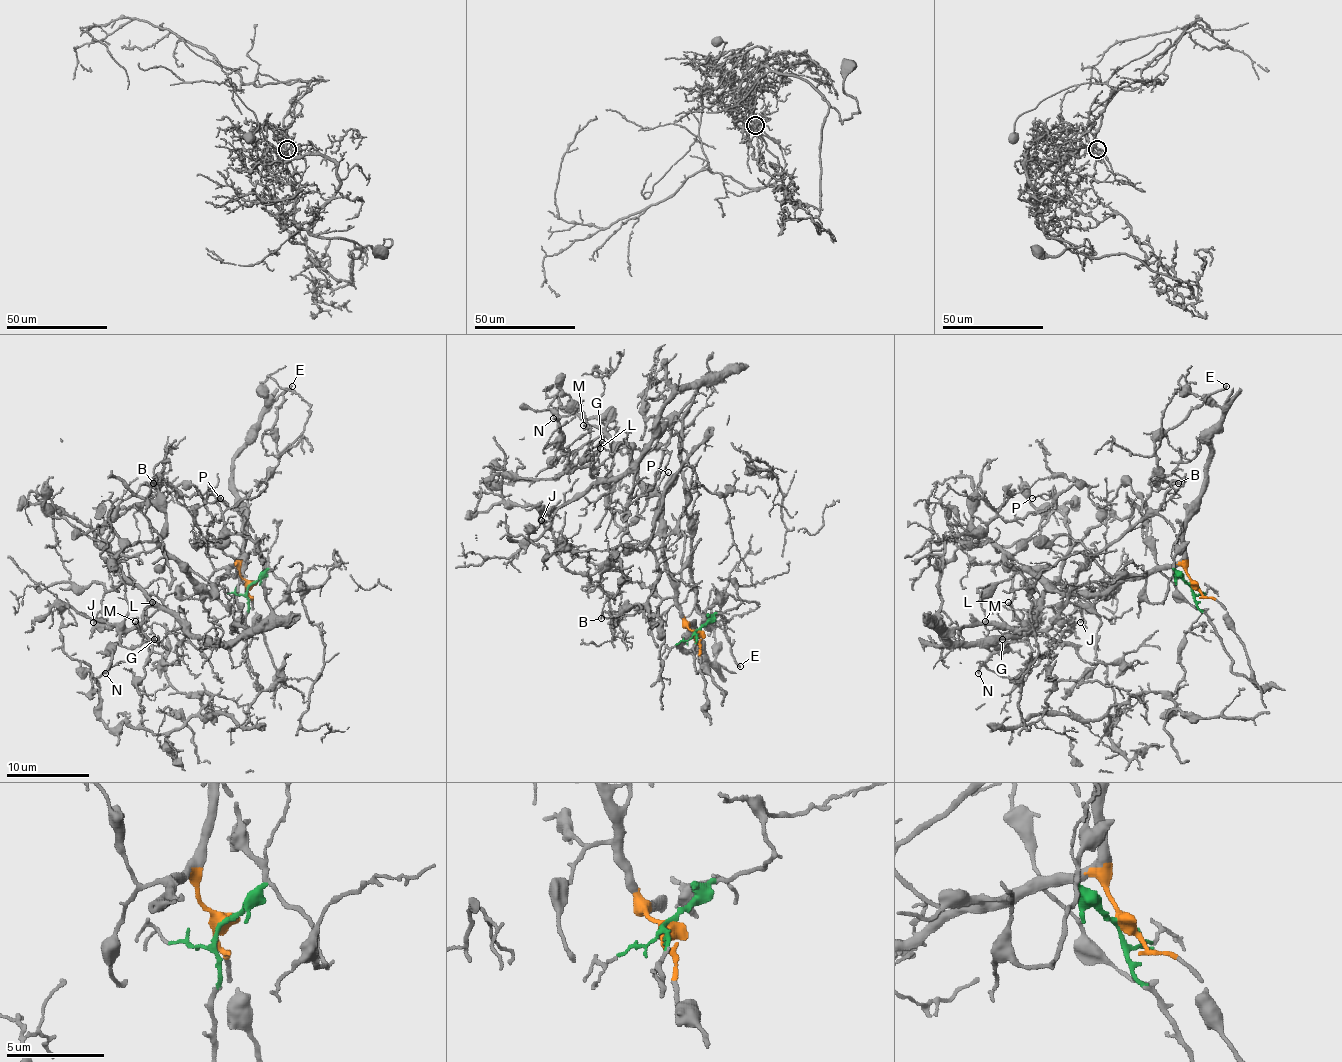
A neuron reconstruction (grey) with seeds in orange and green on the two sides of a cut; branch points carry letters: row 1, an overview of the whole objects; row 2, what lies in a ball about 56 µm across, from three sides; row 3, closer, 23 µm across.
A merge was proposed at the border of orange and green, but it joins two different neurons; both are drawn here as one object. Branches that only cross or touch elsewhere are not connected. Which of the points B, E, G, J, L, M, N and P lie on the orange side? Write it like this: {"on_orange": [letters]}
{"on_orange": []}

